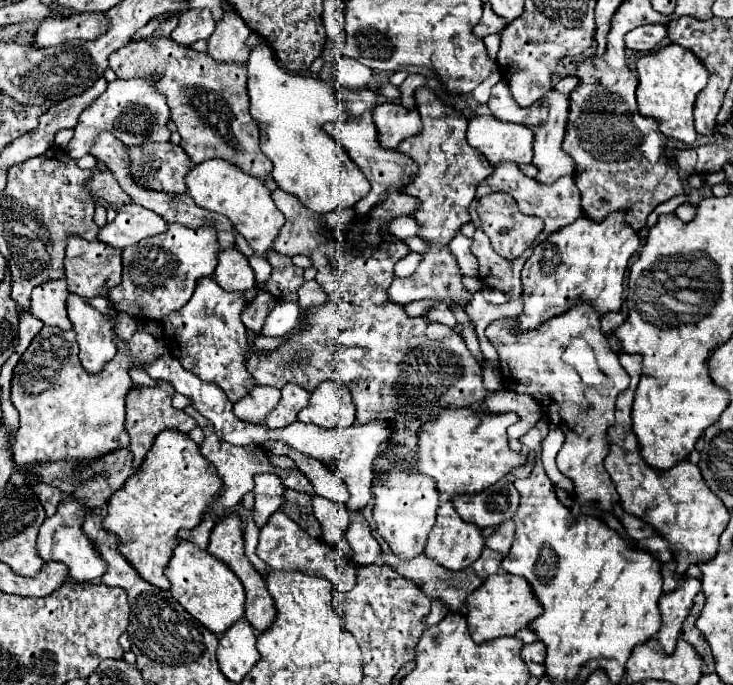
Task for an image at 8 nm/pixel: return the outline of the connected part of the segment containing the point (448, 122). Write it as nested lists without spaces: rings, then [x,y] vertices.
[[[418,89],[416,91],[416,109],[422,117],[424,129],[406,141],[402,141],[396,149],[404,153],[406,157],[414,159],[418,165],[418,171],[412,179],[412,185],[404,187],[406,195],[412,195],[420,201],[412,217],[418,221],[418,237],[428,243],[428,249],[422,253],[420,265],[410,277],[394,277],[390,289],[388,289],[388,301],[398,305],[408,305],[412,301],[422,299],[440,299],[448,305],[456,303],[460,307],[466,307],[472,299],[472,295],[462,285],[462,273],[458,269],[456,257],[452,255],[448,243],[456,237],[458,229],[470,221],[468,205],[472,203],[476,195],[476,187],[492,175],[492,165],[476,153],[466,141],[466,129],[468,121],[454,111],[452,107],[446,107],[430,89]]]

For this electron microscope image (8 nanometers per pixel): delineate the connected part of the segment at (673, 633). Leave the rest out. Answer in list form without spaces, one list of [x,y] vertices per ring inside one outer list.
[[[688,577],[678,589],[672,593],[664,593],[658,601],[658,609],[662,615],[662,627],[658,631],[658,641],[664,647],[664,651],[670,655],[676,647],[676,641],[680,637],[680,627],[684,619],[690,613],[690,607],[694,605],[694,595],[702,589],[702,583],[694,577]]]

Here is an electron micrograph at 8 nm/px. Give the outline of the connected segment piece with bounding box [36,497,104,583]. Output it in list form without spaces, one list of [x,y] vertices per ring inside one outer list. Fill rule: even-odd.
[[[66,497],[60,505],[54,517],[46,519],[40,527],[38,533],[38,541],[36,541],[36,551],[38,557],[42,561],[60,561],[68,567],[68,577],[74,579],[76,583],[90,583],[96,577],[104,575],[104,561],[100,555],[96,555],[96,549],[92,543],[88,543],[88,537],[84,537],[82,529],[80,529],[80,519],[84,519],[84,513],[88,511],[88,507],[74,499],[74,497]]]

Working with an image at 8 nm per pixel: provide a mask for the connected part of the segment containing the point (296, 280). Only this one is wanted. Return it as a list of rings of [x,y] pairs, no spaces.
[[[274,249],[268,251],[268,263],[272,265],[272,275],[266,281],[266,291],[276,297],[276,301],[296,301],[298,289],[304,283],[304,269],[296,267],[288,255],[276,253]]]

